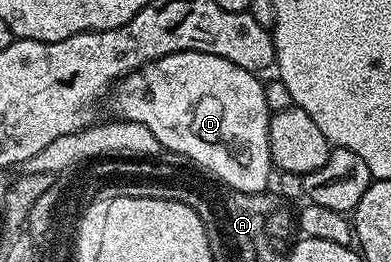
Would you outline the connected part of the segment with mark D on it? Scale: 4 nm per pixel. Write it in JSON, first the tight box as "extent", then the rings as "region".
{"extent":[114,52,273,194],"region":[[[173,52],[152,62],[146,62],[139,70],[126,74],[114,83],[115,110],[125,122],[136,122],[149,128],[164,151],[186,158],[200,171],[212,174],[224,186],[232,186],[246,194],[262,194],[270,187],[273,175],[271,149],[269,148],[269,124],[272,112],[266,103],[264,83],[258,73],[237,68],[221,56],[205,52]]]}

